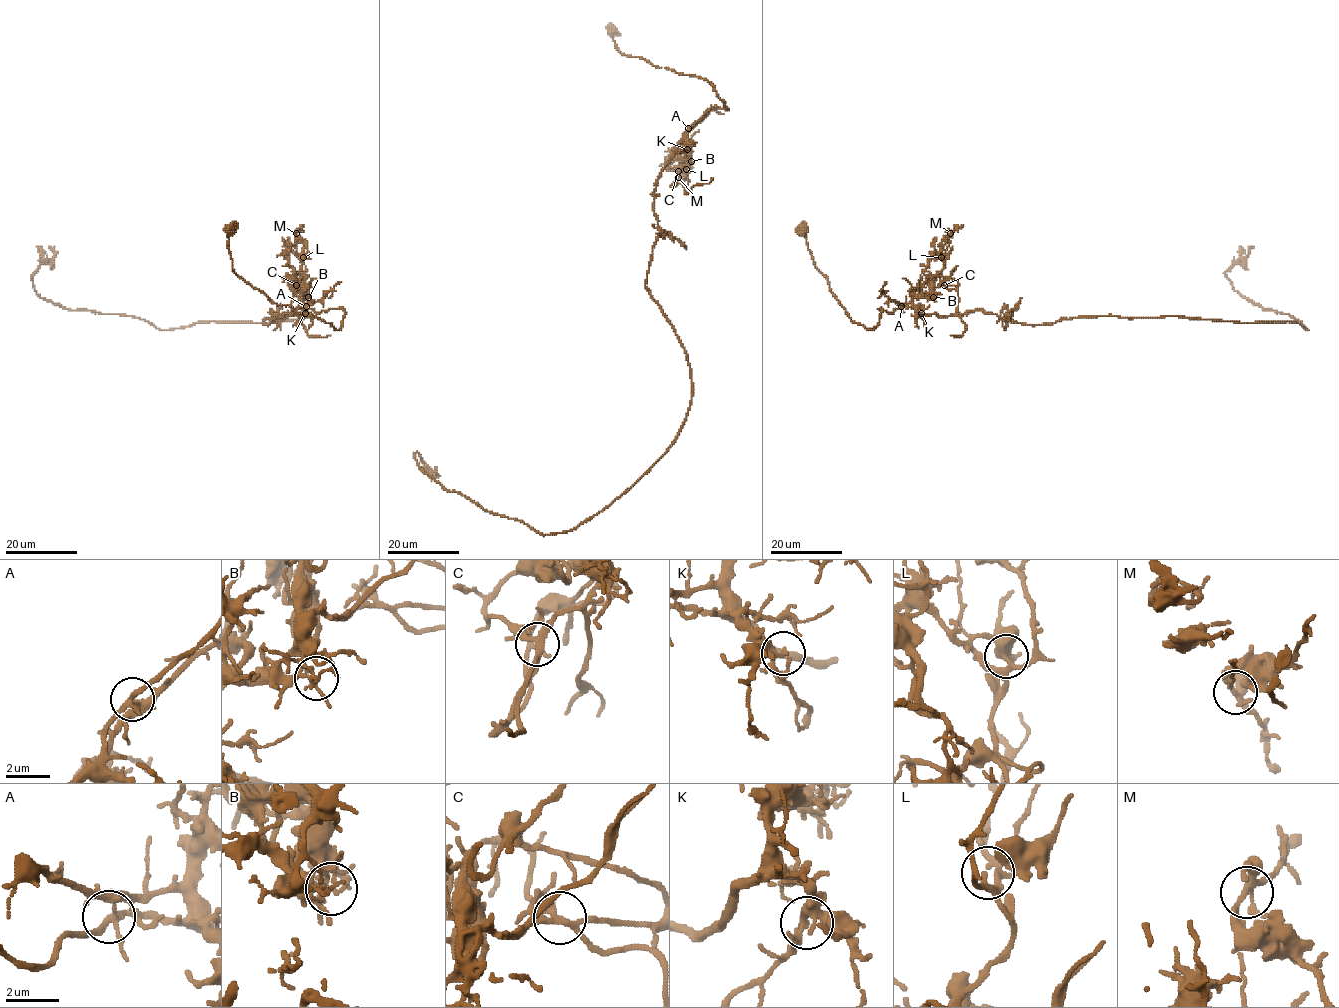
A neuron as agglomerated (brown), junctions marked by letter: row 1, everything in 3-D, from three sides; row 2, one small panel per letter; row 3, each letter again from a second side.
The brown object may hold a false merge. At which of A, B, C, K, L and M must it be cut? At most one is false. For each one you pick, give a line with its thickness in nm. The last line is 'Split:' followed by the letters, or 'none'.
B: Thickness 150 nm
Split: B

